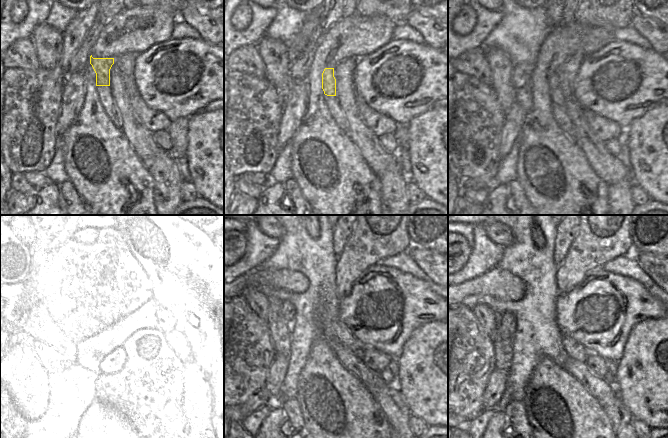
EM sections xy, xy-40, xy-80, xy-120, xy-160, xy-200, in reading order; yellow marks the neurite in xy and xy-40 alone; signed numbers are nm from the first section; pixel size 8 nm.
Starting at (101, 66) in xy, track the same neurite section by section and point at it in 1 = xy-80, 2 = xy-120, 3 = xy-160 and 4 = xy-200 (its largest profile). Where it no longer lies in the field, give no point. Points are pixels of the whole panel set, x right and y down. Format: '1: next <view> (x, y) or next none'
1: next xy-80 (556, 96)
2: next xy-120 (111, 324)
3: next xy-160 (331, 327)
4: next xy-200 (574, 350)

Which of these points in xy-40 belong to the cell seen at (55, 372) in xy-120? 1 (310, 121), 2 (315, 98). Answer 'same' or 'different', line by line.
1: different
2: different

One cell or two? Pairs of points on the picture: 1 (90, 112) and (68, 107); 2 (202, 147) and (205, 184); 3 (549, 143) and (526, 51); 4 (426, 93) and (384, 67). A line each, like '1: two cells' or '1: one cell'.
1: two cells
2: one cell
3: two cells
4: one cell

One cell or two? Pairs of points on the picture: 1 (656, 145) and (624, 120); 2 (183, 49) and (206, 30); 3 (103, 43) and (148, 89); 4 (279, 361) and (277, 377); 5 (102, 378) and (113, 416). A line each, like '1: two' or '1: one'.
1: two
2: two
3: two
4: one
5: one

